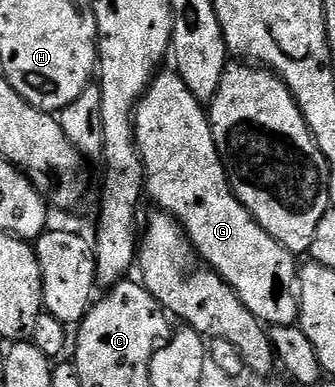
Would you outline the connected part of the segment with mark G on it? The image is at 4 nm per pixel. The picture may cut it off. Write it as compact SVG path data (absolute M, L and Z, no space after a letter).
M175 71L158 72L149 89L137 104L135 124L137 146L145 164L145 193L157 204L156 208L168 211L181 222L181 228L193 242L200 260L222 277L239 295L239 299L266 326L297 325L299 321L299 265L294 254L285 249L257 220L241 206L241 200L233 193L225 164L215 147L213 128L209 125L206 106L183 83Z

